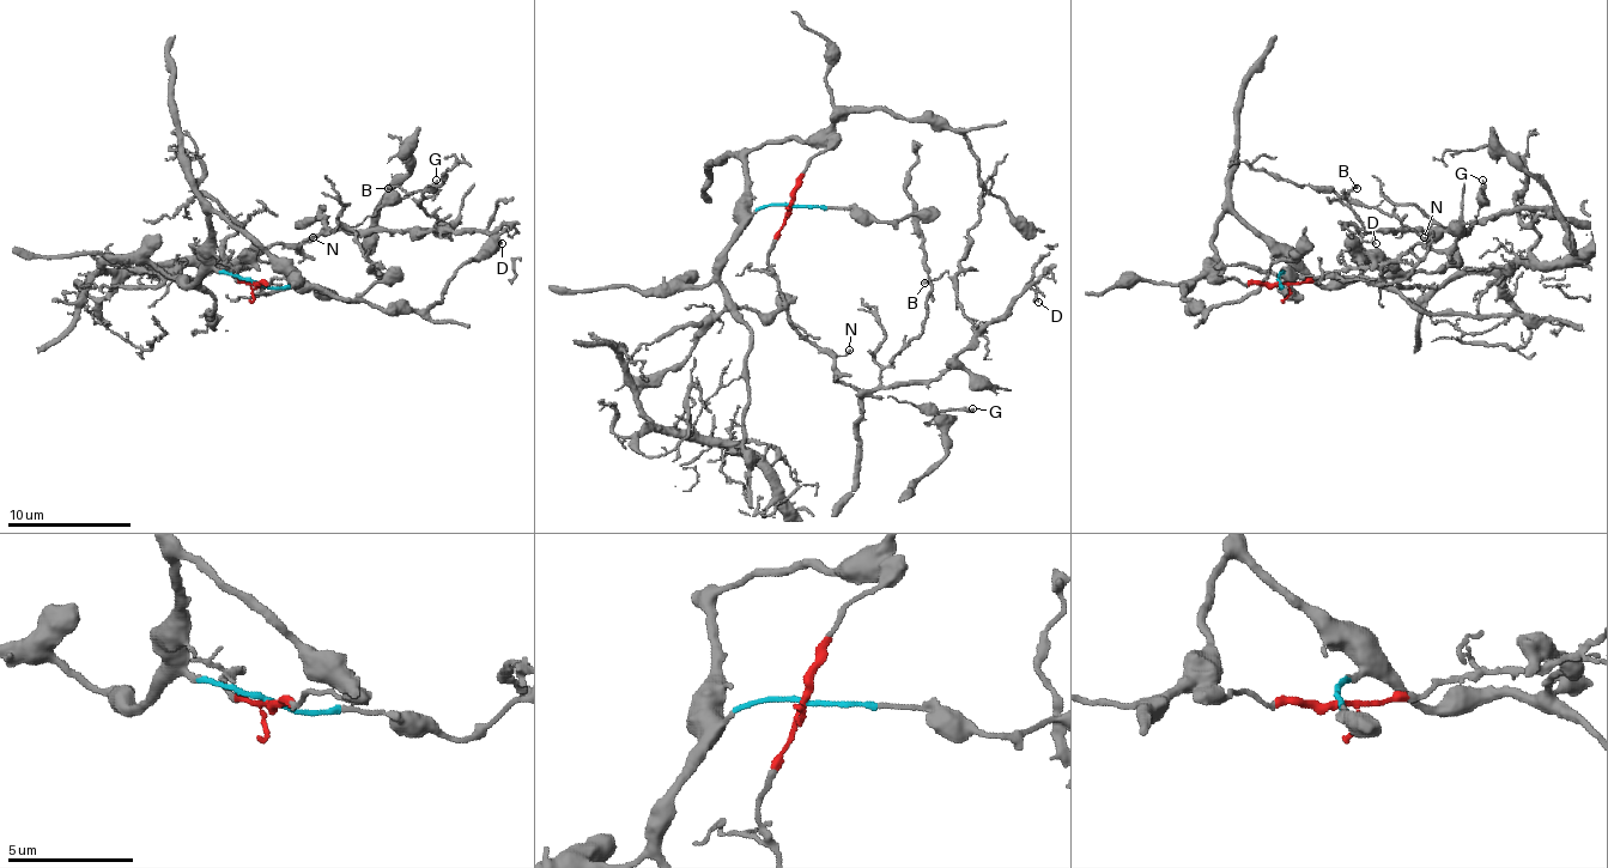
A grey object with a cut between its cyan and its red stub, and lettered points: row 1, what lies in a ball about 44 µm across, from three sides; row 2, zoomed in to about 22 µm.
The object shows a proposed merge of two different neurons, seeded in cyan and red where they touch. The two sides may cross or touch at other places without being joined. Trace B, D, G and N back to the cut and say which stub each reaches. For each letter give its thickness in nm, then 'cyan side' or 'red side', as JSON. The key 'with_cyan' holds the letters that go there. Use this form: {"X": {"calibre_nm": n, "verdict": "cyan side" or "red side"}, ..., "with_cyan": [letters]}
{"B": {"calibre_nm": 160, "verdict": "red side"}, "D": {"calibre_nm": 170, "verdict": "red side"}, "G": {"calibre_nm": 190, "verdict": "red side"}, "N": {"calibre_nm": 120, "verdict": "red side"}, "with_cyan": []}

